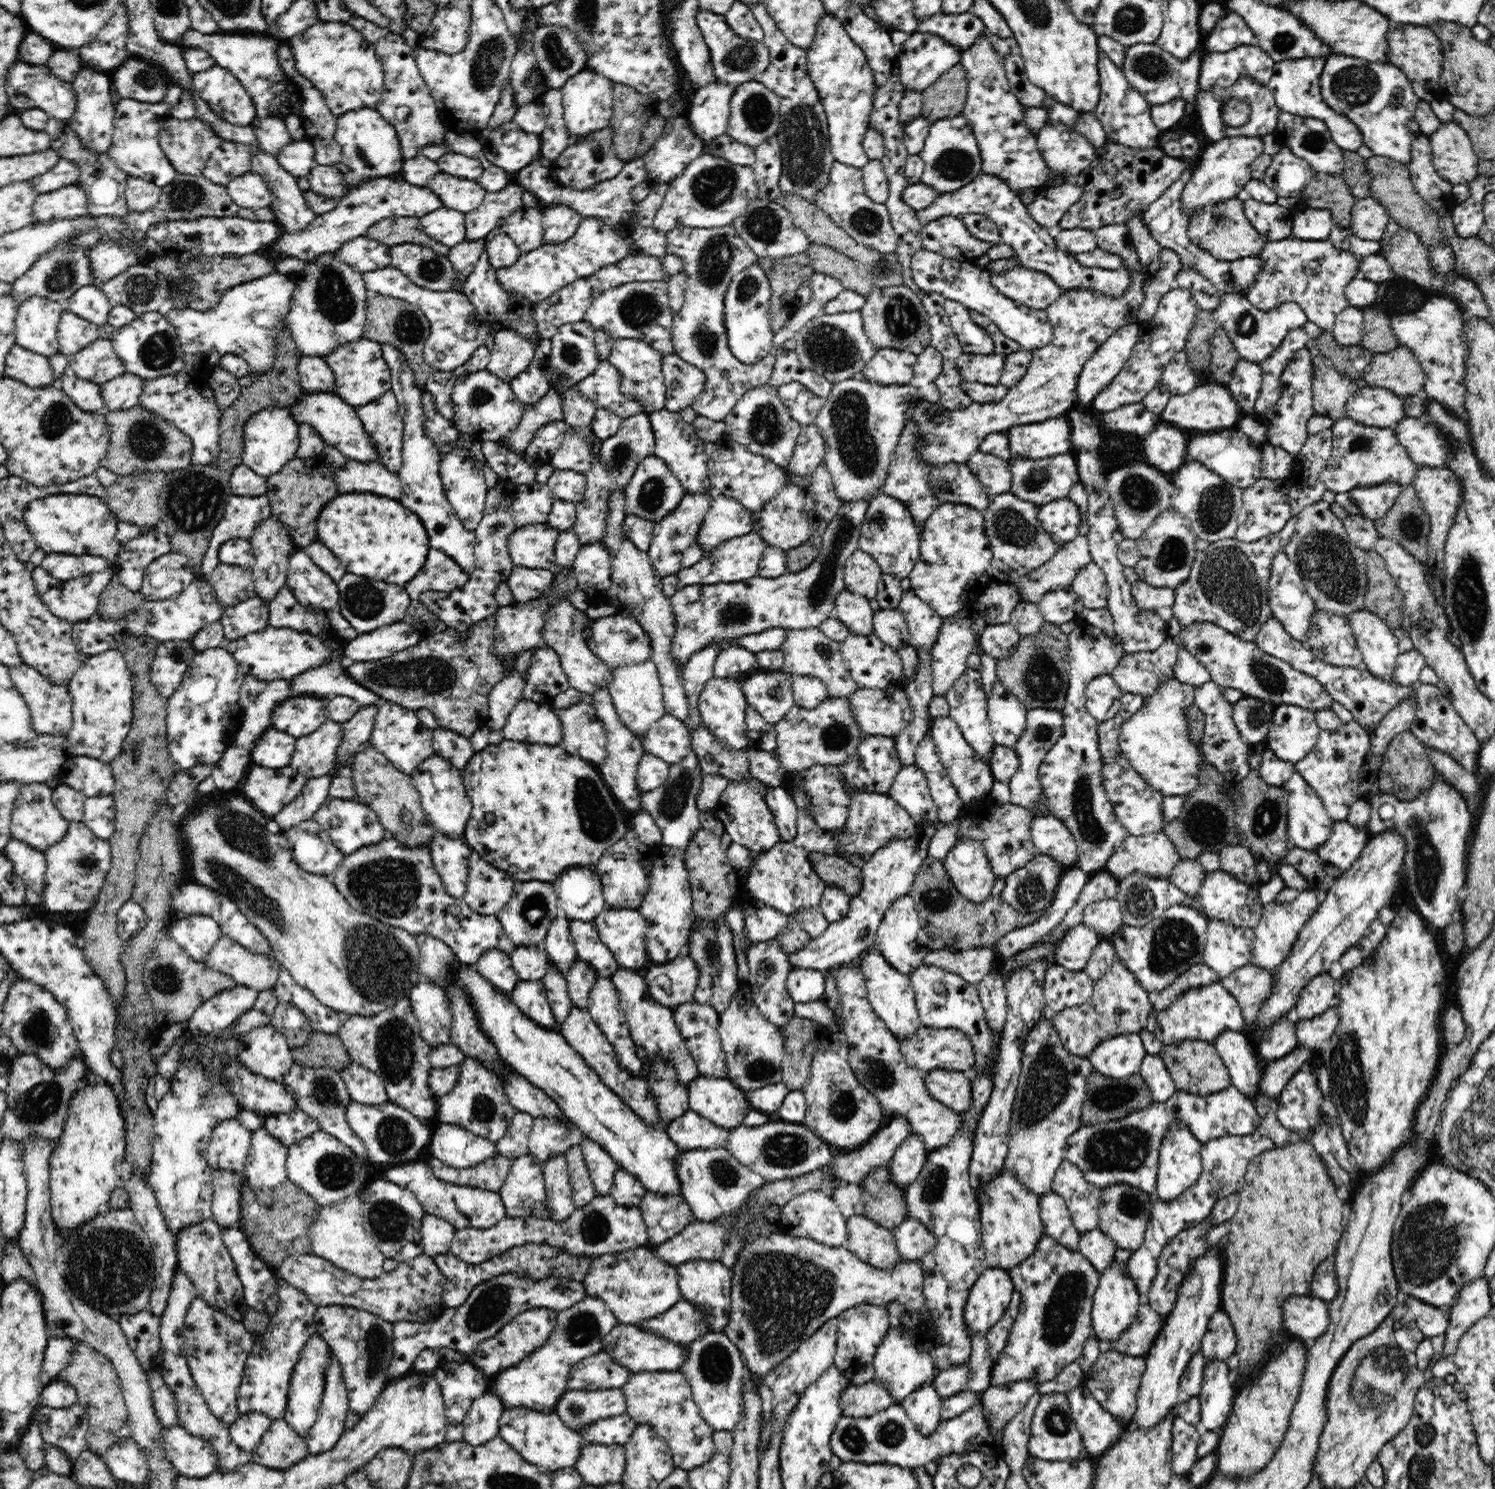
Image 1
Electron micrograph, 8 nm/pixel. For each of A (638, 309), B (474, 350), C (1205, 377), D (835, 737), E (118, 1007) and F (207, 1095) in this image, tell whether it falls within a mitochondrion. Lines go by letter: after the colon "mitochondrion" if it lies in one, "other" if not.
A: mitochondrion
B: other
C: other
D: mitochondrion
E: other
F: mitochondrion

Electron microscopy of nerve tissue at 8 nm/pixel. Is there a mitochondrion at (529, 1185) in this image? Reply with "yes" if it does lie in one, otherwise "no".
no

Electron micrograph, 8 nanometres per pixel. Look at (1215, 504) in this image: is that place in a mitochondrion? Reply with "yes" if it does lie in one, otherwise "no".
yes

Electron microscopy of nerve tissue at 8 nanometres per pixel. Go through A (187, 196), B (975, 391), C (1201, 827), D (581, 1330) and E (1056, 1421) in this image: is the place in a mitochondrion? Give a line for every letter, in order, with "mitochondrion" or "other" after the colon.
A: mitochondrion
B: other
C: mitochondrion
D: mitochondrion
E: mitochondrion

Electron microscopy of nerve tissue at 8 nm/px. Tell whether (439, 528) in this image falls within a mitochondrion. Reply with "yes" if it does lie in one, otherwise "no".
no

